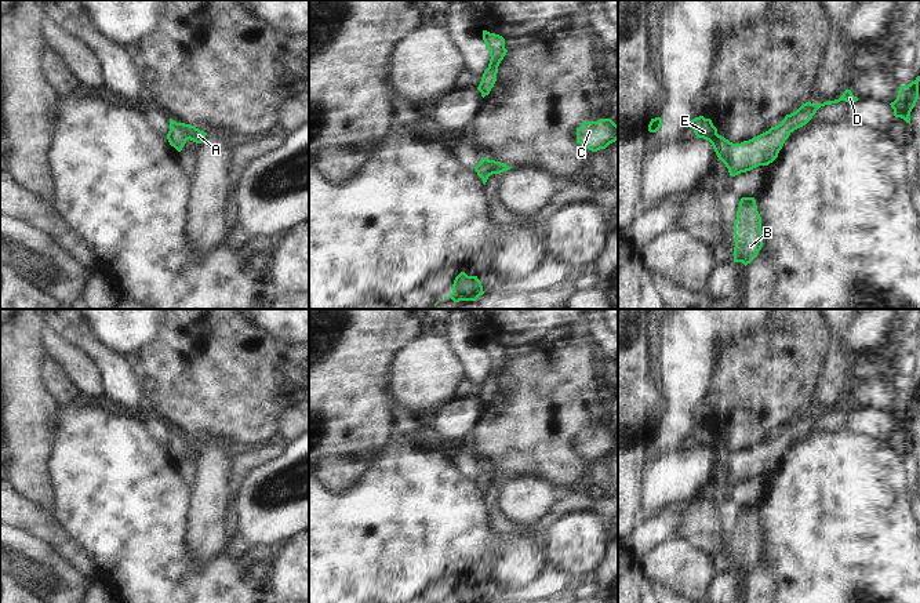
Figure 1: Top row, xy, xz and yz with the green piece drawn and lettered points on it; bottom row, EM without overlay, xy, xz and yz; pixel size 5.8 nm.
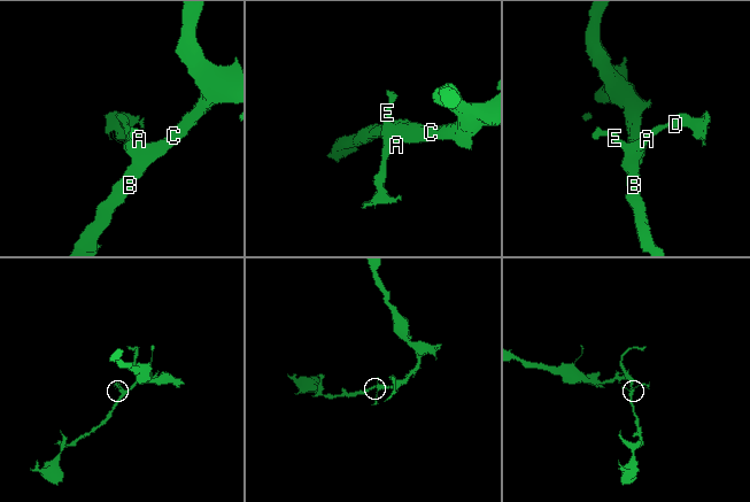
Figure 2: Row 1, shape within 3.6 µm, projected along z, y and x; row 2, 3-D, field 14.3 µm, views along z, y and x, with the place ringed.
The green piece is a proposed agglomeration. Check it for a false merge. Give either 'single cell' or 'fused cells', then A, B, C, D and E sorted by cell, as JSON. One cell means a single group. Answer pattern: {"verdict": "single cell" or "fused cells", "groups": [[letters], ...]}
{"verdict": "single cell", "groups": [["A", "B", "C", "D", "E"]]}

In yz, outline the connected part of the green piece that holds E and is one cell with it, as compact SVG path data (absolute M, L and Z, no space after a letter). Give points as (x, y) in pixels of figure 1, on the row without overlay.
M846 399L839 408L826 410L823 413L803 413L796 421L786 424L785 428L768 440L741 453L732 453L717 443L717 437L710 428L703 425L695 426L690 431L690 437L694 439L697 447L709 450L731 486L741 482L750 480L759 475L768 475L777 466L789 444L806 435L821 415L846 410L850 414L858 407L852 404L851 399Z

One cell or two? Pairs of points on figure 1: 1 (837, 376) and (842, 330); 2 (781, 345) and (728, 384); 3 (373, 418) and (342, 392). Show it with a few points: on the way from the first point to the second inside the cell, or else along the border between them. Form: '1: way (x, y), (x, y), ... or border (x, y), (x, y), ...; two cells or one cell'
1: way (837, 364), (839, 341); one cell
2: way (768, 358), (741, 384); one cell
3: way (366, 416), (349, 399); one cell

